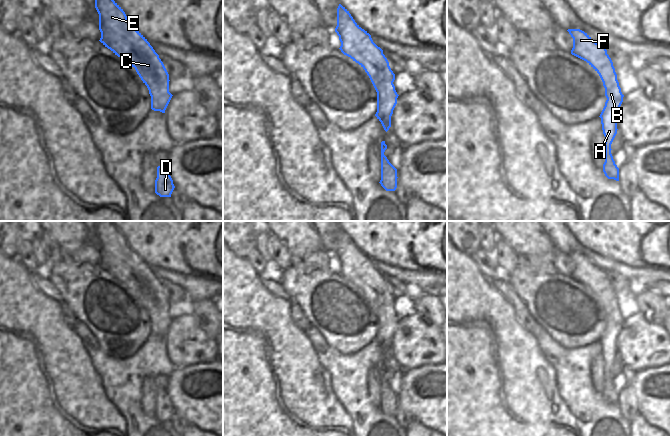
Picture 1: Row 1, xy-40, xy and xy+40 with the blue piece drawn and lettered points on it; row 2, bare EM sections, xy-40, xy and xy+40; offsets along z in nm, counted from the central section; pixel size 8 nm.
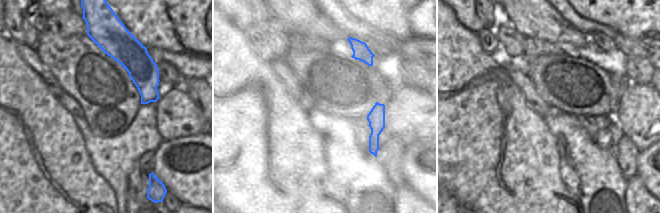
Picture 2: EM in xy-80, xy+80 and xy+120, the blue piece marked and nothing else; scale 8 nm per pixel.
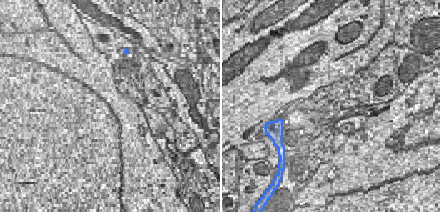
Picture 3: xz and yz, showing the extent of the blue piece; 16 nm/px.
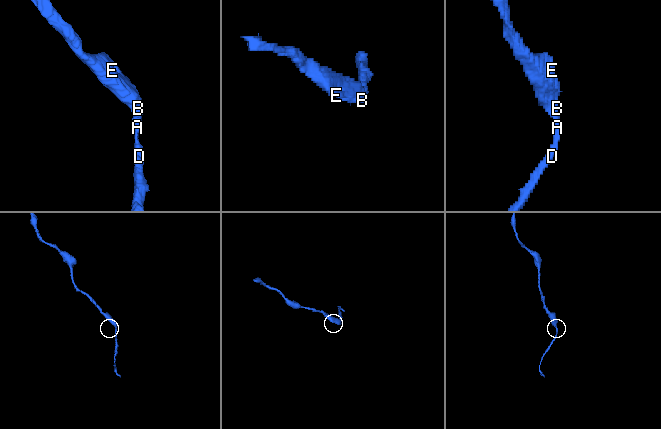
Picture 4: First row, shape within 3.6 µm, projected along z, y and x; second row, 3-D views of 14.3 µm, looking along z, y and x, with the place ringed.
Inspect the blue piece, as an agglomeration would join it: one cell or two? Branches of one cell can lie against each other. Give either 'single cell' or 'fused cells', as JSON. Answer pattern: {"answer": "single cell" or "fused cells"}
{"answer": "single cell"}

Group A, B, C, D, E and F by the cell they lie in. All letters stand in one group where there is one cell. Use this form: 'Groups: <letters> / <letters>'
Groups: A B C D E F

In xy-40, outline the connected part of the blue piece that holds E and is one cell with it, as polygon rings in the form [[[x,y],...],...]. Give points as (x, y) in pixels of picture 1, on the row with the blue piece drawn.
[[[95,0],[100,42],[135,68],[151,96],[151,109],[165,113],[172,98],[169,74],[147,39],[127,20],[114,0]]]

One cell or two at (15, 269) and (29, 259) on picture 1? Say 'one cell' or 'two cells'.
two cells

